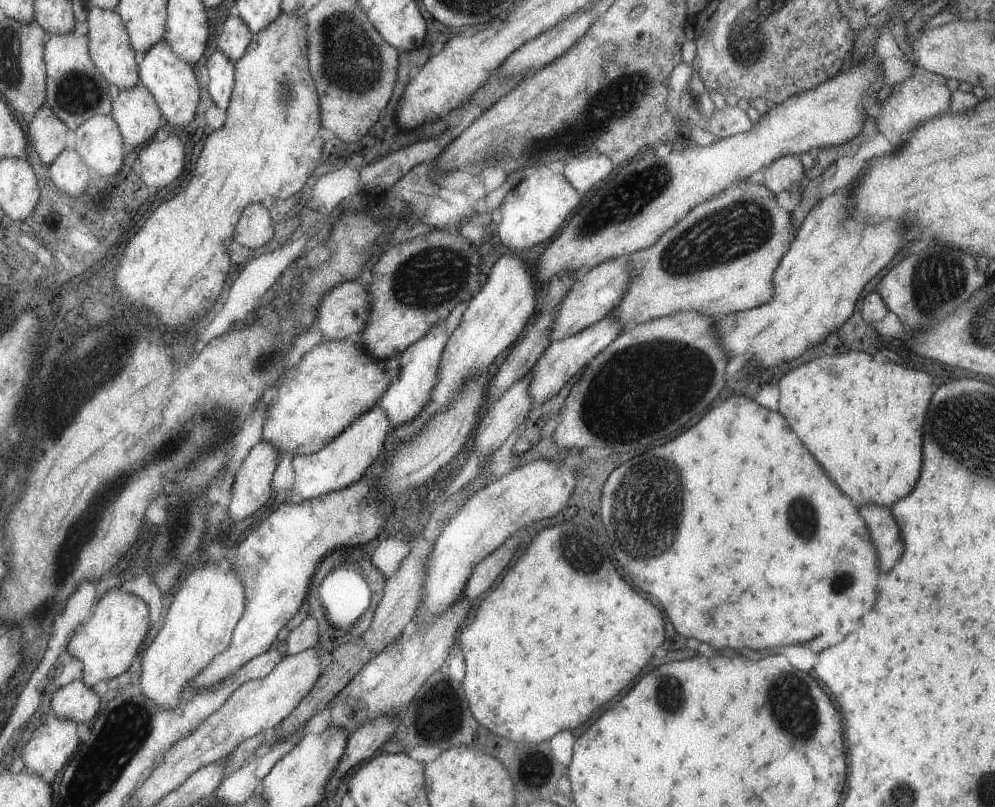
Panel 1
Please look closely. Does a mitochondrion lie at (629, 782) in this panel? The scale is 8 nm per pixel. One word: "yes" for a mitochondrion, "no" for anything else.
no

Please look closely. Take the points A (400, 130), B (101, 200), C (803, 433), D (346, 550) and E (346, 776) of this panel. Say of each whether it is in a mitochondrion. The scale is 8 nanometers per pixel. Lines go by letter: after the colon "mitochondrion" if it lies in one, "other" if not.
A: other
B: other
C: other
D: other
E: other

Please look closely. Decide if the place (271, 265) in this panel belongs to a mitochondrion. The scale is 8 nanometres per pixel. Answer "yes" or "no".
no

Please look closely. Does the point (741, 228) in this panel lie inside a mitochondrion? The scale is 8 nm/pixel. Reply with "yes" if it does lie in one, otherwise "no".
yes

